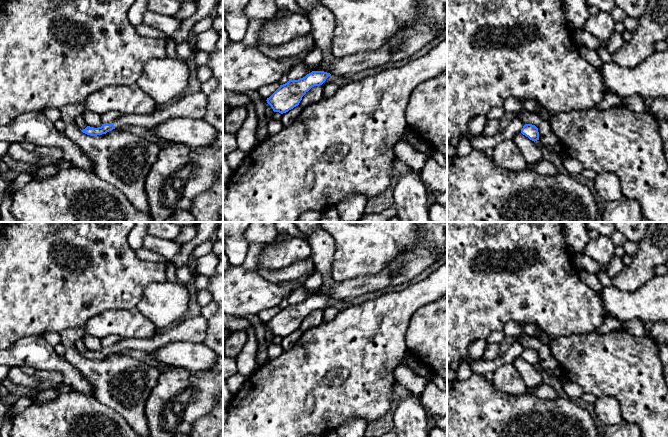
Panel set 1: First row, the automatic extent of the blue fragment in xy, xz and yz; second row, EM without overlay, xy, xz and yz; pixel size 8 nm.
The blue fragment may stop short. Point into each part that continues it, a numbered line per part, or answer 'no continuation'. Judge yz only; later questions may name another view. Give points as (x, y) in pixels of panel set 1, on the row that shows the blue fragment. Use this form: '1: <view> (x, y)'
no continuation

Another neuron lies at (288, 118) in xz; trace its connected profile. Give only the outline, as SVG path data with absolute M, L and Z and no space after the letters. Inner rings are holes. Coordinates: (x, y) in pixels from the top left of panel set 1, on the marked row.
M298 105L286 113L282 114L280 122L284 127L291 125L301 113L302 108Z

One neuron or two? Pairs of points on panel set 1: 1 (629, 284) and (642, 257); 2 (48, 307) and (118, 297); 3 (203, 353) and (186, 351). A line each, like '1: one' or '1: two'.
1: one
2: one
3: one

